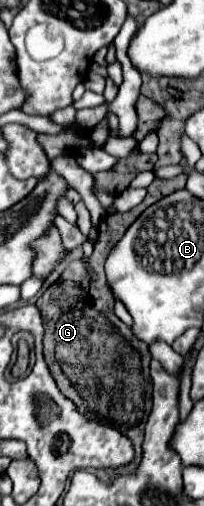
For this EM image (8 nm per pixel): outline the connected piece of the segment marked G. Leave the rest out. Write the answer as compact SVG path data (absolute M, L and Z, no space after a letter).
M179 174L171 180L153 180L153 184L147 188L145 200L131 208L129 212L121 214L107 214L101 218L99 224L99 240L95 242L95 252L89 258L91 266L97 272L97 280L93 282L81 260L75 260L67 266L67 270L61 274L61 278L49 286L43 296L39 298L37 306L43 316L45 324L45 338L43 338L43 352L45 362L51 370L51 376L57 382L57 388L61 394L65 394L77 410L89 418L99 420L105 424L111 424L121 434L131 438L133 448L137 452L135 462L131 462L125 468L98 470L97 476L104 483L110 483L113 475L128 475L133 473L142 458L143 434L145 434L145 422L151 412L151 376L149 376L149 362L151 352L149 346L141 340L137 340L129 326L125 326L115 314L113 314L113 294L109 292L103 264L107 254L111 252L111 246L117 244L125 230L135 222L135 218L149 208L153 202L161 200L169 192L177 192L185 188L187 174Z

